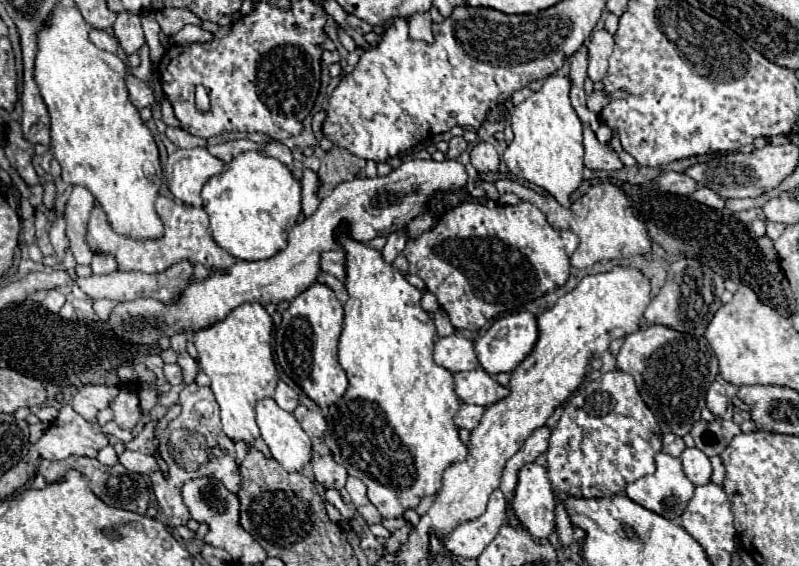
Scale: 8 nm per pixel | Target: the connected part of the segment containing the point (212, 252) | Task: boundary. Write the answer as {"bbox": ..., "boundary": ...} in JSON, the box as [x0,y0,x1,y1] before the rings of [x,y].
{"bbox":[86,196,234,274],"boundary":[[[158,196],[156,210],[158,210],[158,216],[162,218],[162,222],[166,226],[164,236],[160,240],[140,240],[138,242],[138,240],[116,234],[110,228],[102,208],[96,204],[92,208],[90,222],[88,222],[88,234],[86,234],[92,252],[106,252],[106,254],[116,256],[118,270],[140,270],[140,272],[148,272],[148,274],[164,272],[170,264],[180,262],[184,258],[188,258],[192,264],[200,262],[210,270],[214,270],[214,268],[216,270],[226,270],[234,264],[234,258],[230,254],[226,254],[208,234],[208,216],[206,216],[204,208],[194,208],[194,206]]]}

